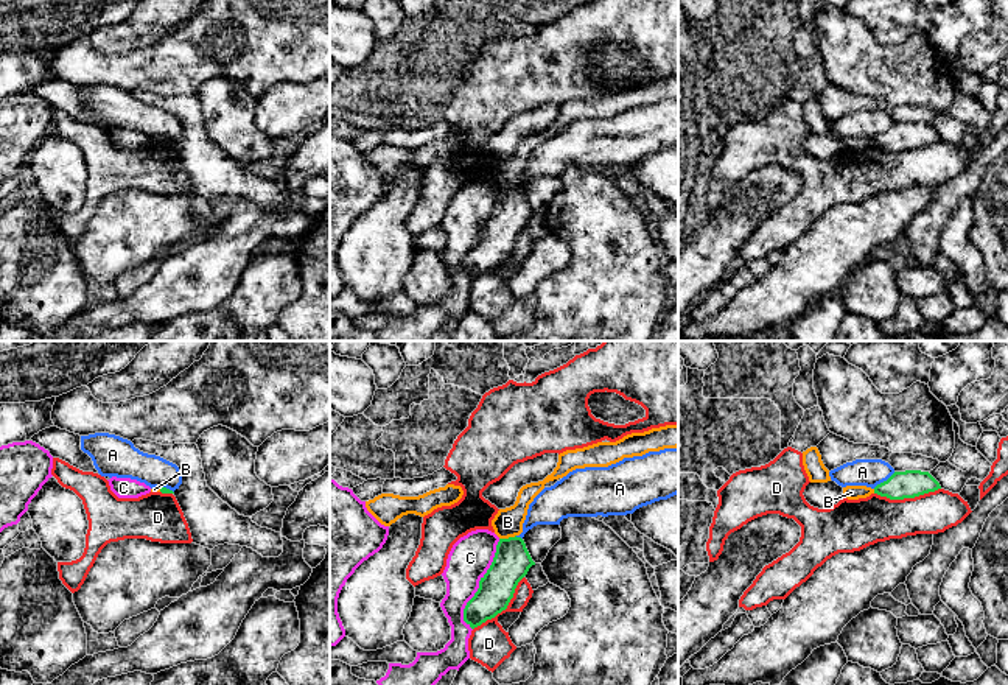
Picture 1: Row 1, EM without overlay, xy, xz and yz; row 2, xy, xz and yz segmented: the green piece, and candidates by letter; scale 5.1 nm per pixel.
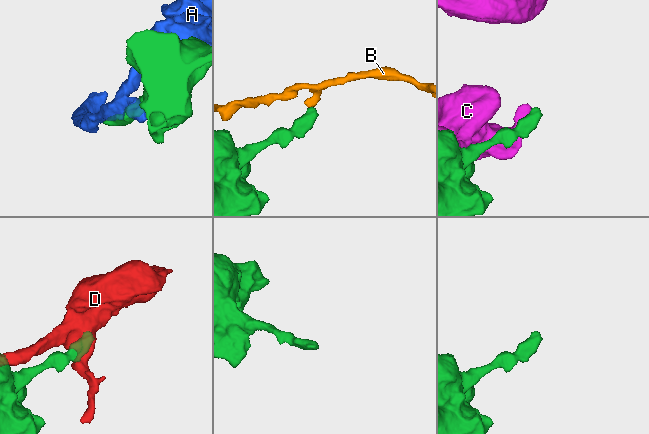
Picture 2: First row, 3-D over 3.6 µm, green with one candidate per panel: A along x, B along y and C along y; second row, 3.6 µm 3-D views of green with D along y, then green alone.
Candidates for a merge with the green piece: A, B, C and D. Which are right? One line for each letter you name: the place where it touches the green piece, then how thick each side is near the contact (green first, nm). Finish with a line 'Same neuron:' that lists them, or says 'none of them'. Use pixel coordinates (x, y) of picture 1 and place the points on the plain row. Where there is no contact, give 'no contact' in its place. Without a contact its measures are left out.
Same neuron: none of them

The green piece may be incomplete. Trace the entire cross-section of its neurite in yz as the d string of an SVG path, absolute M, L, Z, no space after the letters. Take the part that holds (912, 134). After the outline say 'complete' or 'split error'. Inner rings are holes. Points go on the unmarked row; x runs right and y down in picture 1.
M921 121L894 123L887 132L874 139L874 145L890 151L915 149L941 140L940 134Z | complete

